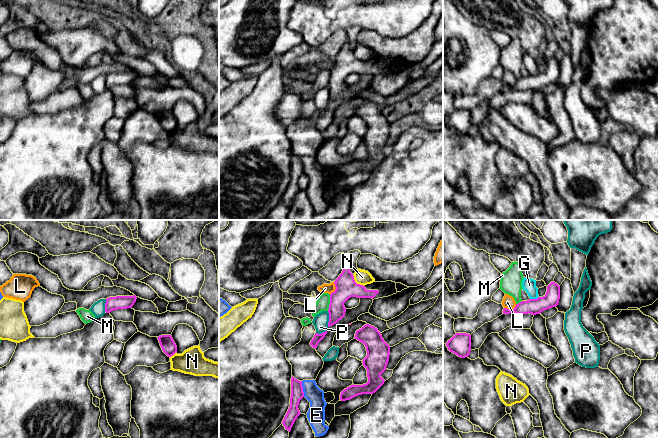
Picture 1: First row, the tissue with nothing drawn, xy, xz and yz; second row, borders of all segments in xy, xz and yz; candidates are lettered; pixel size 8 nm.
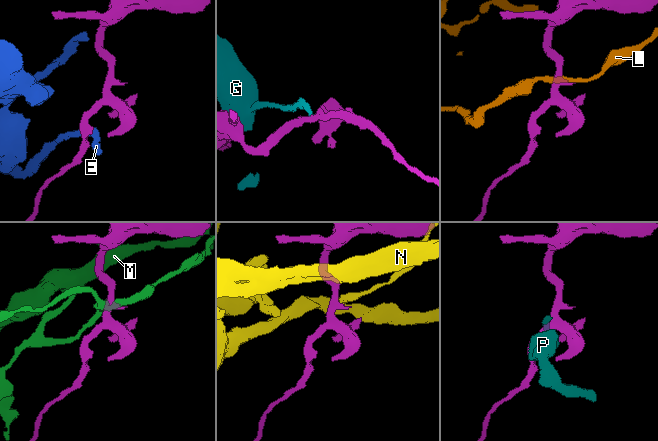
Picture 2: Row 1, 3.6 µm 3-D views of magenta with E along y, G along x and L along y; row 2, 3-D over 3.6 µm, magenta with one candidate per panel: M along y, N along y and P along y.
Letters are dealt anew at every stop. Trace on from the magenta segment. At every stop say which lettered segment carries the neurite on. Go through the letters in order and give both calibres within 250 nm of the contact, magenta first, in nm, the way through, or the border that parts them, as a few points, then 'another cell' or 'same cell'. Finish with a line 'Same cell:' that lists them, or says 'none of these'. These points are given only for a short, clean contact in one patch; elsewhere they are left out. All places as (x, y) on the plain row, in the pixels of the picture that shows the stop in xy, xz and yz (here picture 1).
E: calibres 100 and 140 nm; border xz (301, 157), (304, 172); another cell
G: calibres 130 and 110 nm; border yz (538, 72), (530, 75); another cell
L: calibres 130 and 100 nm; another cell
M: calibres 170 and 110 nm; border xz (330, 70), (330, 79), (327, 86); another cell
N: calibres 170 and 120 nm; another cell
P: calibres 140 and 120 nm; another cell
Same cell: none of these

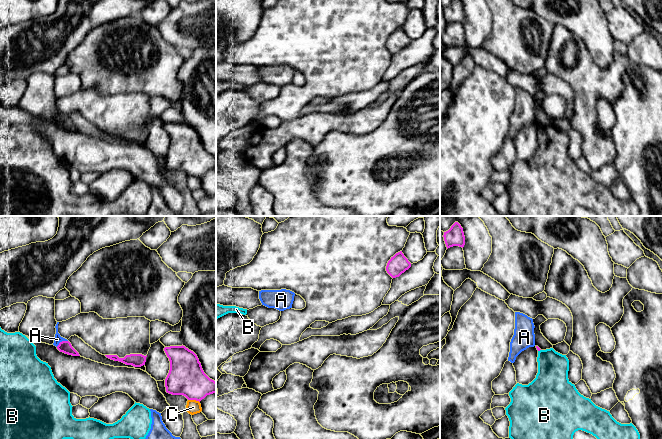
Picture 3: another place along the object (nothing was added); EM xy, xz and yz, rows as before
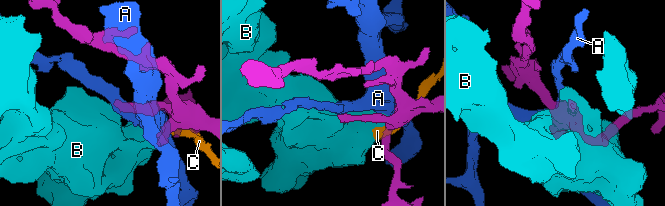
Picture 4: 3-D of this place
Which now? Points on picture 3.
A: calibres 100 and 60 nm; border xy (67, 116), (62, 116), (56, 122); another cell
B: calibres 20 and 260 nm; another cell
C: calibres 300 and 110 nm; another cell
Same cell: none of these

